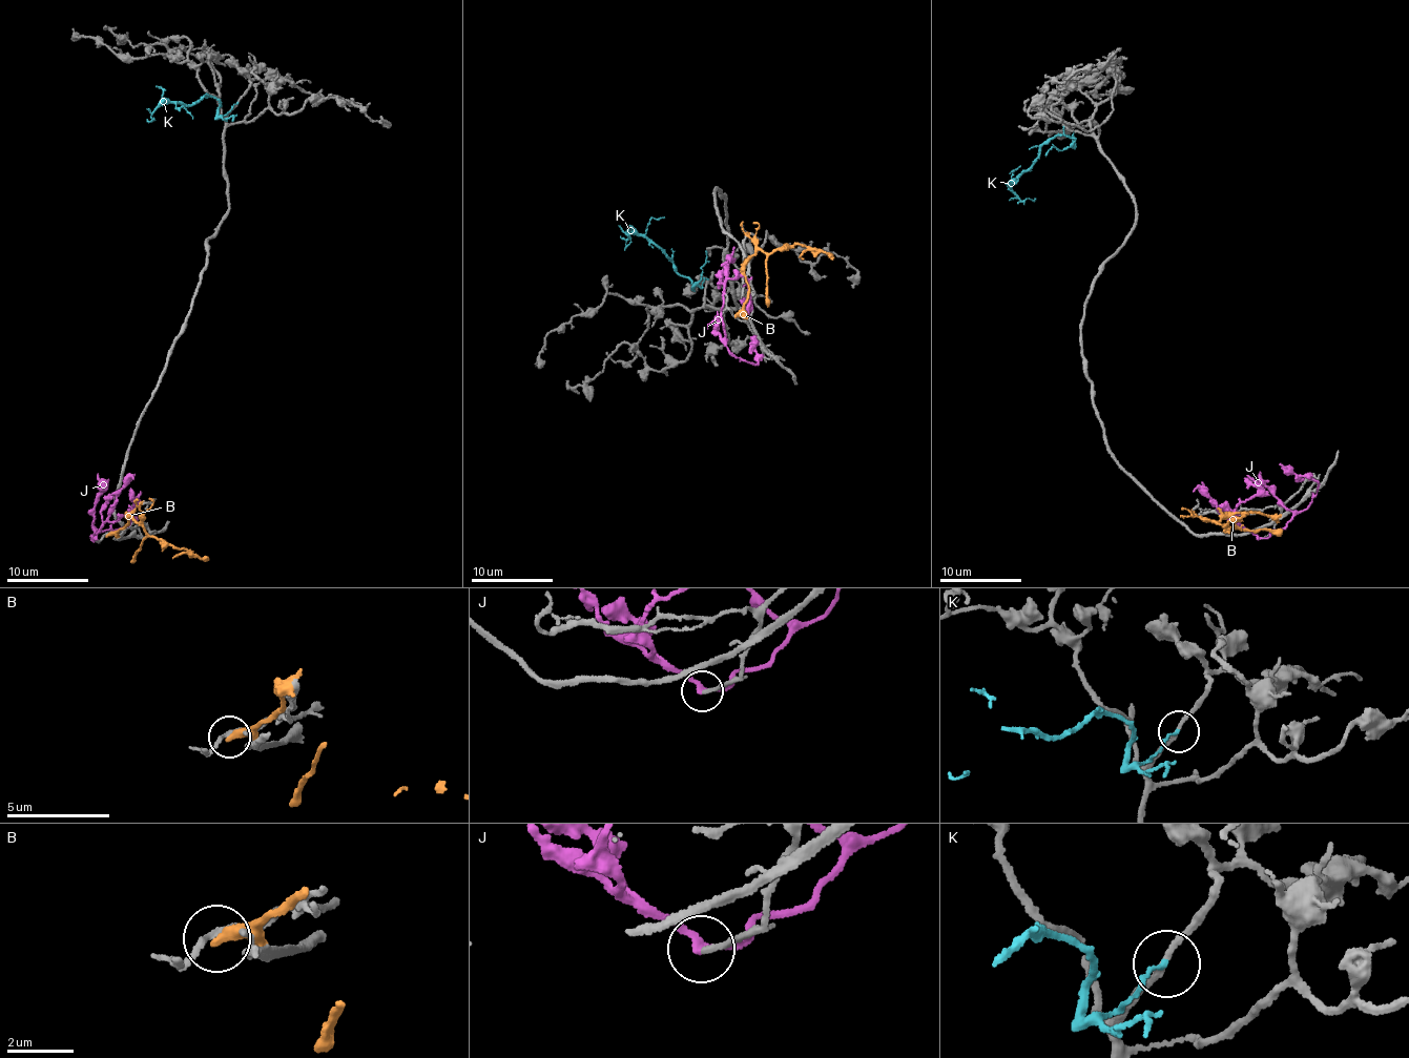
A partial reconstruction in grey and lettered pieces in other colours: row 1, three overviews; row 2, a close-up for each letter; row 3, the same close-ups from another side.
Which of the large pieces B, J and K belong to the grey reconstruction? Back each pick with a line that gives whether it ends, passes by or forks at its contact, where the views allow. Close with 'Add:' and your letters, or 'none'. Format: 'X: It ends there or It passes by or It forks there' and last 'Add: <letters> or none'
Add: none

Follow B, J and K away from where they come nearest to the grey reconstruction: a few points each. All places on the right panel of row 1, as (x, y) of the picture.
B: (1277, 520), (1258, 514), (1229, 514), (1218, 522), (1225, 525), (1246, 512)
J: (1259, 538), (1280, 530), (1308, 505), (1318, 491), (1317, 481), (1290, 473), (1279, 463)
K: (1063, 127), (1064, 133), (1075, 141), (1062, 136), (1049, 140), (1032, 166), (1011, 186), (1021, 200), (1035, 199)

